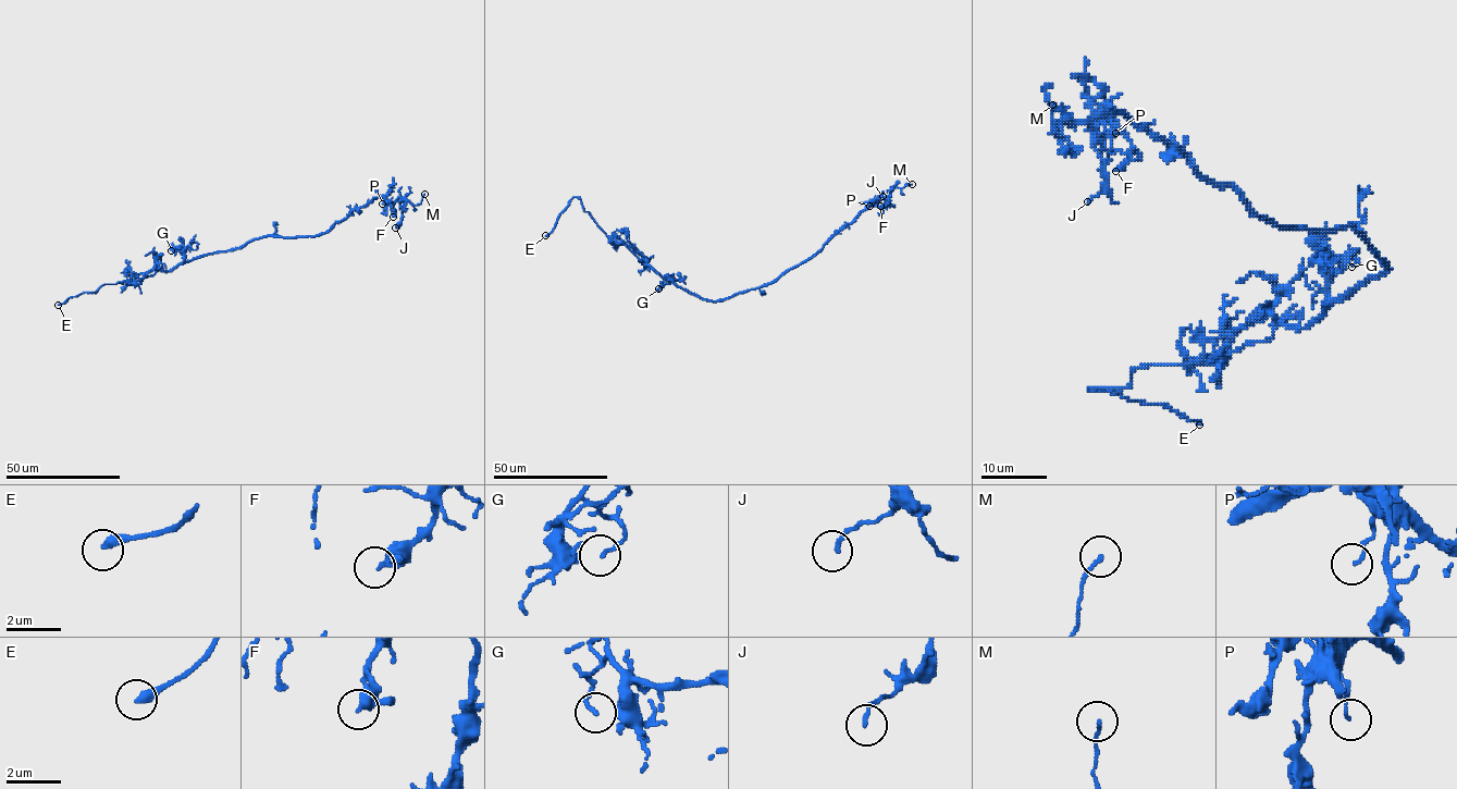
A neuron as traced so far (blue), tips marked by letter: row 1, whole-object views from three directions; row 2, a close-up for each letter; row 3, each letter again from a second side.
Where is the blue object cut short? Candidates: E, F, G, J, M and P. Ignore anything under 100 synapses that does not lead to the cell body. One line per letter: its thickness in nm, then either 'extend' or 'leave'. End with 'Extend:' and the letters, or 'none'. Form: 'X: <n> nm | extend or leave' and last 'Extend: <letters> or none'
E: 320 nm | extend
F: 340 nm | leave
G: 120 nm | leave
J: 120 nm | leave
M: 140 nm | leave
P: 110 nm | leave
Extend: E

